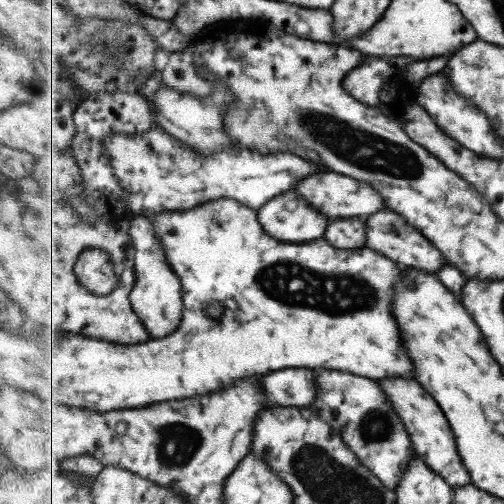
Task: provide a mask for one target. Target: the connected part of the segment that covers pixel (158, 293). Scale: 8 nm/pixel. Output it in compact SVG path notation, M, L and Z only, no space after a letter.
M132 216L130 235L136 245L136 286L133 287L131 300L134 311L144 321L145 328L153 339L164 339L172 335L184 319L184 289L180 276L173 270L165 252L163 239L157 235L151 217Z

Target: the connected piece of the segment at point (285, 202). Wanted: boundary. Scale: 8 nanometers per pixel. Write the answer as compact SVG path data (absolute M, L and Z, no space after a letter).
M291 189L278 194L275 199L271 199L264 207L258 210L260 224L269 236L288 243L308 243L325 237L331 218L321 210L313 208L311 204L295 189Z

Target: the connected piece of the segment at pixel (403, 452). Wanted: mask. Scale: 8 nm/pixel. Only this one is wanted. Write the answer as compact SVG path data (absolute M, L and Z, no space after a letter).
M323 370L317 374L317 385L317 402L309 408L317 408L320 418L332 424L344 442L360 457L360 462L387 488L396 491L417 454L406 424L395 411L389 395L378 381L351 372Z

